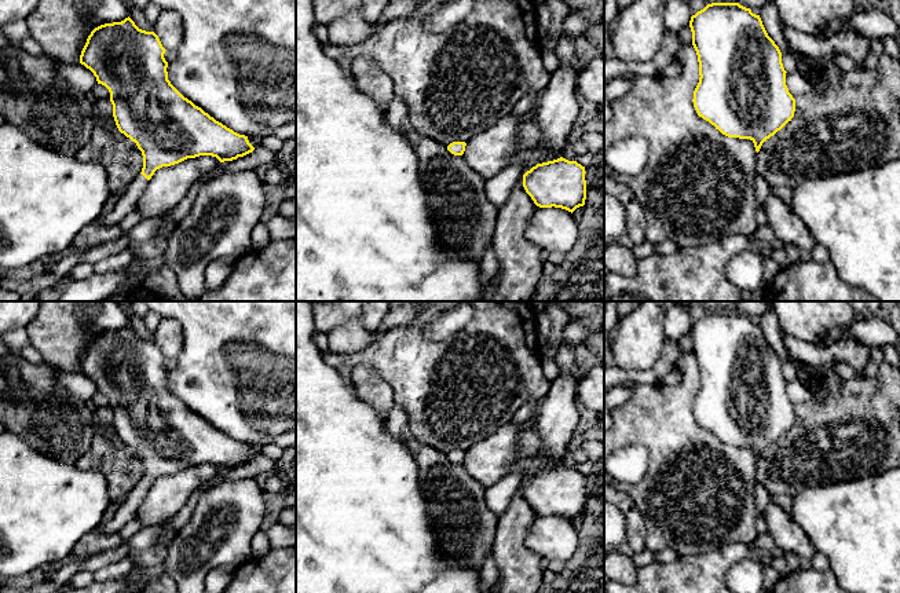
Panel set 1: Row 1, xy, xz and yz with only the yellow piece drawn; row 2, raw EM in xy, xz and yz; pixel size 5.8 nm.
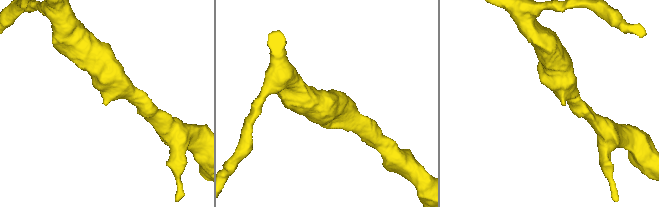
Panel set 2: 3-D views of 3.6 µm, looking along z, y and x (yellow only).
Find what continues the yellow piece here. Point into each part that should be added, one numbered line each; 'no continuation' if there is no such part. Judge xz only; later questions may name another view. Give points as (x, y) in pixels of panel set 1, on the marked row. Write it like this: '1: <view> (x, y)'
no continuation

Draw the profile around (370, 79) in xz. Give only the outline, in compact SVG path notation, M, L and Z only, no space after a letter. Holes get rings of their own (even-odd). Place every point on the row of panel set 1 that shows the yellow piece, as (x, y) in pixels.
M367 55L352 61L352 74L359 92L367 95L387 116L387 109L395 98L394 83L385 72Z

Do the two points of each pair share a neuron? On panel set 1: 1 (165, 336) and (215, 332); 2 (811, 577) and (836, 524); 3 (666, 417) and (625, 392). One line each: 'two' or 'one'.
1: two
2: two
3: two

